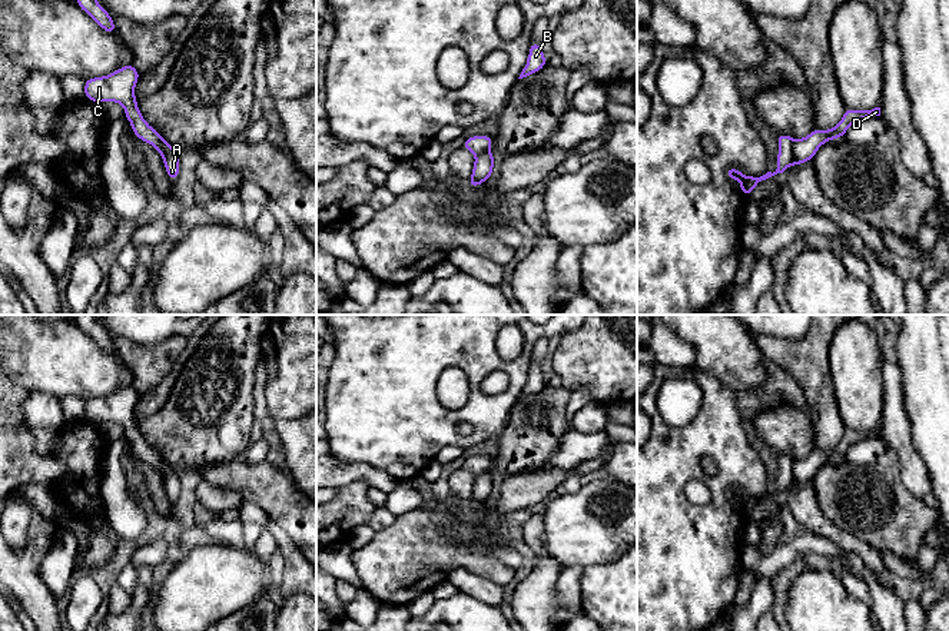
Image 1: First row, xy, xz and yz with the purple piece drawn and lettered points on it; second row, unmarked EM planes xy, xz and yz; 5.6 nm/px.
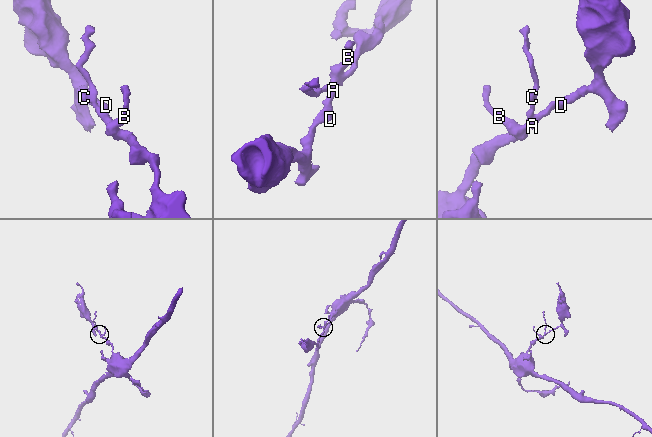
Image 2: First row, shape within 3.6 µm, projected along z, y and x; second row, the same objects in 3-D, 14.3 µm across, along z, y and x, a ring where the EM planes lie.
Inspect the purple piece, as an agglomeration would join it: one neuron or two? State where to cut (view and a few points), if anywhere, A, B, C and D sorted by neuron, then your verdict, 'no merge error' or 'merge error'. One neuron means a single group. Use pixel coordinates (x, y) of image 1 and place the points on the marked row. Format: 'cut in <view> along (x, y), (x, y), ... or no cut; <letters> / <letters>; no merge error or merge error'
cut in yz along (795, 140), (792, 163); A D / B C; merge error

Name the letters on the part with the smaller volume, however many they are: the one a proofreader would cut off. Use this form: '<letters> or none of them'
A, D

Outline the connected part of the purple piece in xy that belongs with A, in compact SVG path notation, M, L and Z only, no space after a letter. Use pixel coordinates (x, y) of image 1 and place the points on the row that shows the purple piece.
M163 142L160 149L162 149L162 153L165 156L163 157L163 165L165 165L166 173L175 182L177 179L179 170L180 170L180 163L179 163L179 159L177 159L177 152L167 142Z

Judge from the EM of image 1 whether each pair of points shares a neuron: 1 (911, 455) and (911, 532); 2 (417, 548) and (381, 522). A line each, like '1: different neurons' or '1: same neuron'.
1: different neurons
2: different neurons

